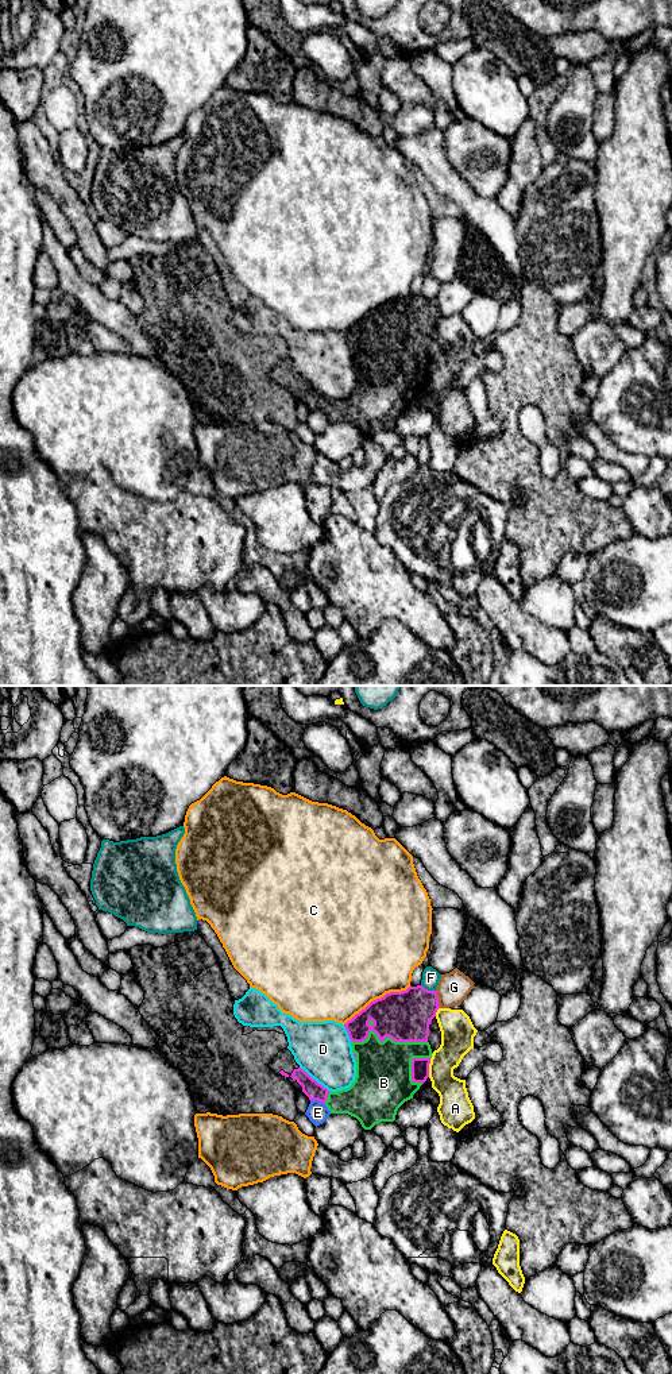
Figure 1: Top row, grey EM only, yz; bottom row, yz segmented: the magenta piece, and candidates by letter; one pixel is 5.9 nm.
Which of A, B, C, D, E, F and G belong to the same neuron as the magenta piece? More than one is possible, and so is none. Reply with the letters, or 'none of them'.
B

